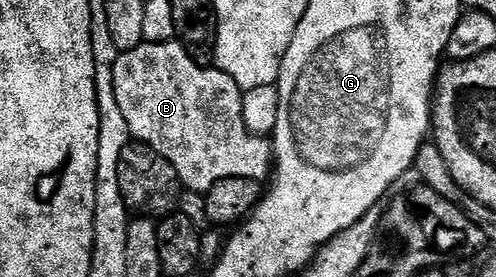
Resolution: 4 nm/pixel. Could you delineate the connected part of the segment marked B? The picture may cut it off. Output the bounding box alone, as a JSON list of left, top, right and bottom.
[114,38,274,194]

